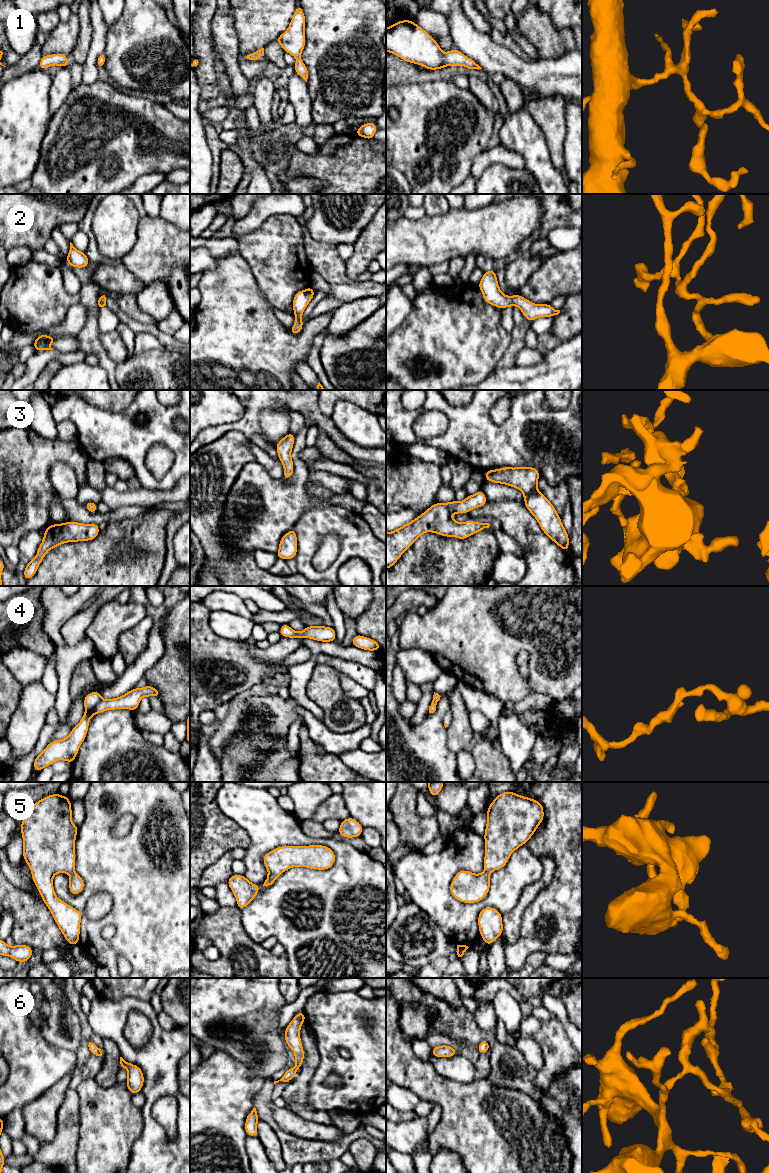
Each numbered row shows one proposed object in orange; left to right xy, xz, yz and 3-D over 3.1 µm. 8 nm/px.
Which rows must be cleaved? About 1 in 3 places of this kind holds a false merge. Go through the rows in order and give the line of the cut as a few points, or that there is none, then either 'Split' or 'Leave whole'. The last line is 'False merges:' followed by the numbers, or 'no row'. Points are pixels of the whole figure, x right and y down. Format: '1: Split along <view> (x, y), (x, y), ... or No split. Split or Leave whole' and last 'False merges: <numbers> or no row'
1: No split. Leave whole
2: No split. Leave whole
3: No split. Leave whole
4: No split. Leave whole
5: No split. Leave whole
6: No split. Leave whole
False merges: no row

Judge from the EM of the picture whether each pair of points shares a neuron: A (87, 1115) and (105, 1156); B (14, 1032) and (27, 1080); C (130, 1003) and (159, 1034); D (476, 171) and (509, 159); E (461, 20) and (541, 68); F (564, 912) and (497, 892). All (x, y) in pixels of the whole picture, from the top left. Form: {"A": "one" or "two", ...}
{"A": "one", "B": "one", "C": "one", "D": "one", "E": "one", "F": "two"}

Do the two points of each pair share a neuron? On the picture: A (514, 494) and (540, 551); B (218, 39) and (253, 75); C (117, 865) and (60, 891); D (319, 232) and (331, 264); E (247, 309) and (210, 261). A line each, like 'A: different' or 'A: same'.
A: different
B: different
C: same
D: different
E: different

